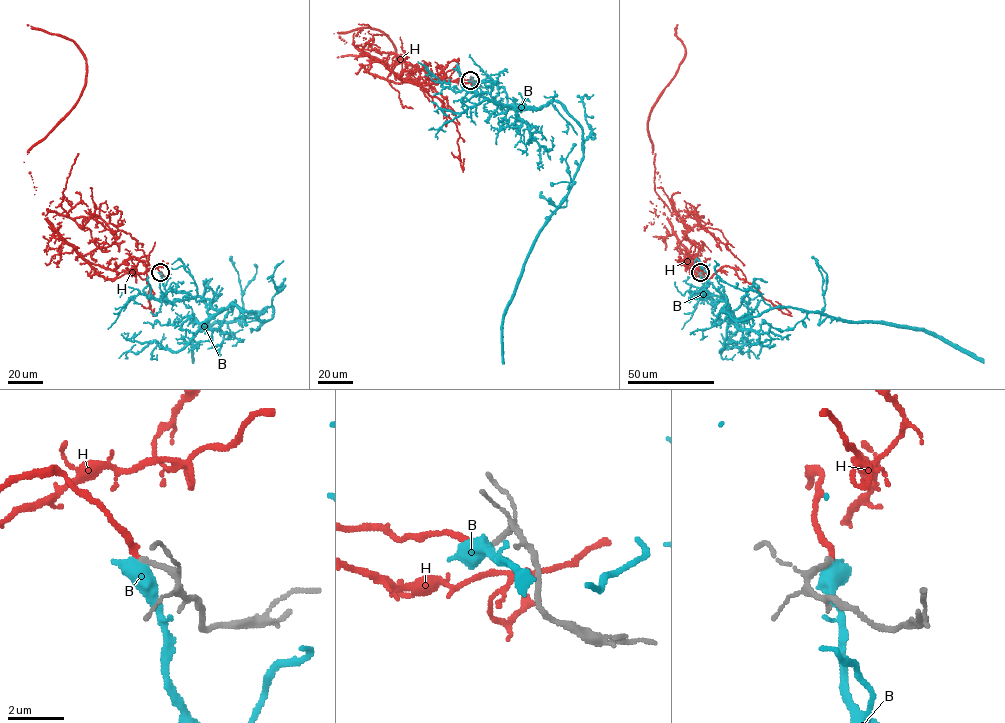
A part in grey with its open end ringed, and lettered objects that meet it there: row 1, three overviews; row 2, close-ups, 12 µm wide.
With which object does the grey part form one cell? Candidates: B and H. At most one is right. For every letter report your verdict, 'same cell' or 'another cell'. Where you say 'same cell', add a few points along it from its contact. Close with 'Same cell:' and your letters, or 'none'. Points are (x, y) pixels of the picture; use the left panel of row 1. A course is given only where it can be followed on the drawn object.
B: another cell
H: another cell
Same cell: none

